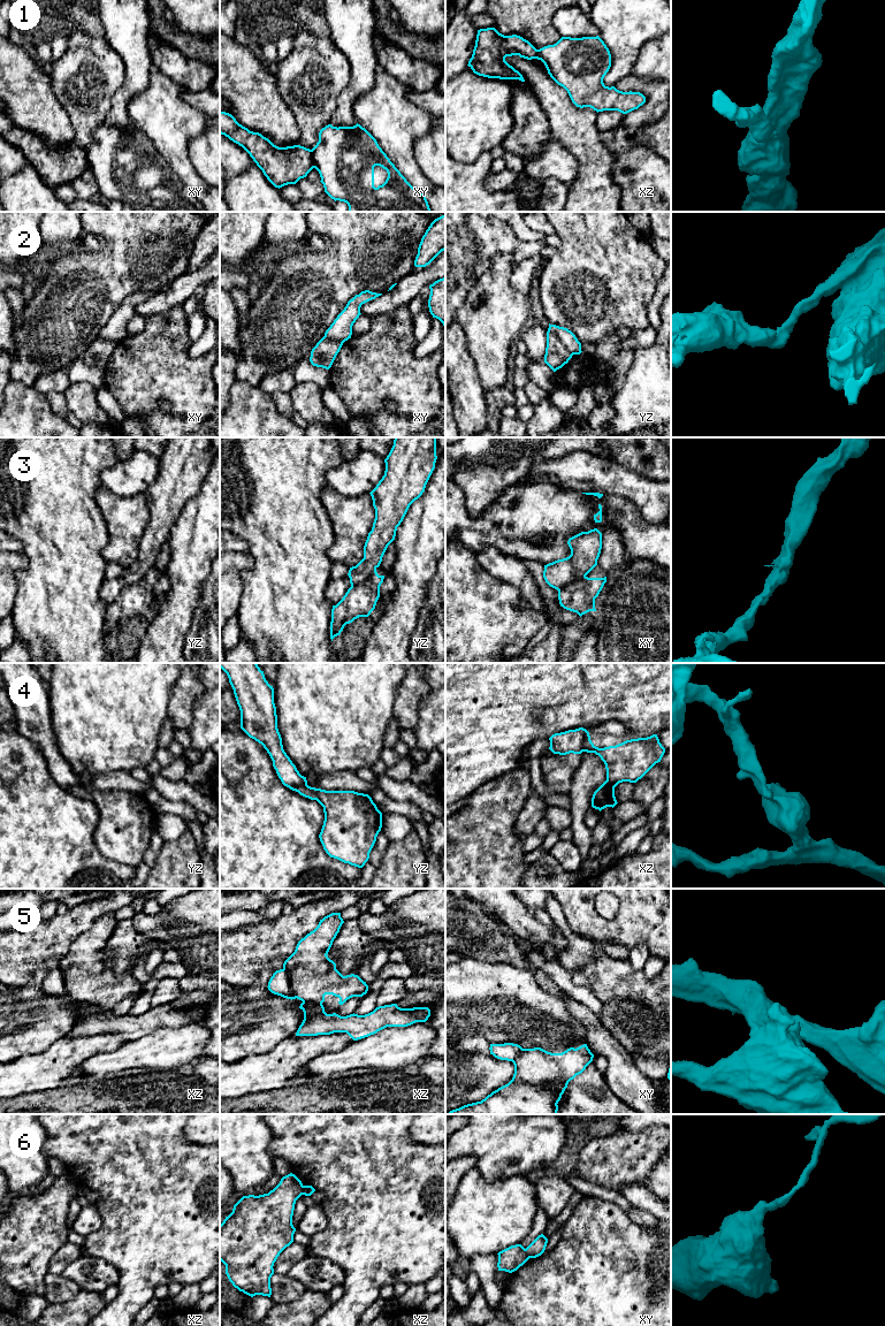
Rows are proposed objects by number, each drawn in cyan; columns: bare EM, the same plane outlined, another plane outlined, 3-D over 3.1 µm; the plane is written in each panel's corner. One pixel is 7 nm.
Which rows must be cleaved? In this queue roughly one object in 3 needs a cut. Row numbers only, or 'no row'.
1, 2, 3, 4, 5, 6

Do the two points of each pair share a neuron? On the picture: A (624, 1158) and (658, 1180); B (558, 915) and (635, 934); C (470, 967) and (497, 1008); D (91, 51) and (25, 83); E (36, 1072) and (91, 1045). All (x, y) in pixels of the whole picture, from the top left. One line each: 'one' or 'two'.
A: two
B: two
C: one
D: two
E: one

